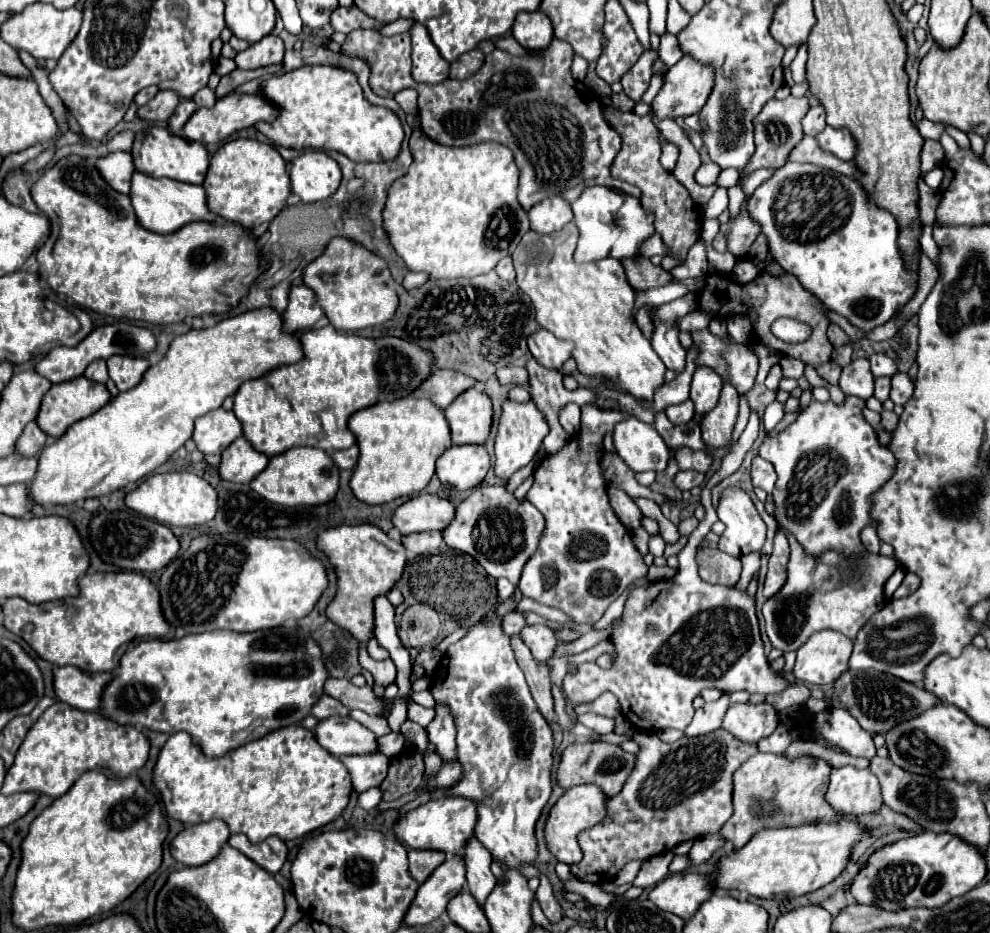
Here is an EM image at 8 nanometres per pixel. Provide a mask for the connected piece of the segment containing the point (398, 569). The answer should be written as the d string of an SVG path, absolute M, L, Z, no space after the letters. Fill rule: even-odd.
M358 524L336 526L320 532L316 538L316 548L328 556L338 578L336 596L326 608L326 618L348 630L356 640L370 640L374 634L372 600L378 594L386 594L396 584L396 580L400 580L406 564L406 552L402 544L390 540L380 528L372 524Z

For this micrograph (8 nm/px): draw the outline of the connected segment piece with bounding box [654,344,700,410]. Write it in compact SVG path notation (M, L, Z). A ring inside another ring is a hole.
M693 344L686 354L687 363L684 372L678 374L672 382L666 382L660 388L656 388L656 394L654 394L654 408L656 410L666 410L668 406L680 404L680 402L684 402L688 398L690 382L692 382L692 376L694 376L696 370L694 362L699 353L700 351Z

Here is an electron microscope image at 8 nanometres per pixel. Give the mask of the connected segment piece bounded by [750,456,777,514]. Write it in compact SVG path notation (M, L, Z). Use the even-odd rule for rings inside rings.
M756 456L752 460L750 474L753 486L762 488L767 492L768 500L766 500L766 510L768 510L768 514L772 514L774 512L774 508L772 508L774 506L772 490L777 480L774 466L770 462L766 462L764 458Z

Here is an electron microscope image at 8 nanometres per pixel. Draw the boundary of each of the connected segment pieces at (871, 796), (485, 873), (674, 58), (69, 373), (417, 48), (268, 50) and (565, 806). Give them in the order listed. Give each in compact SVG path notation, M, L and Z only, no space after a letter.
M854 766L832 768L826 800L848 816L870 814L882 806L876 776L870 770L858 770Z
M474 836L464 846L462 856L464 856L464 864L466 864L468 890L472 892L472 896L482 906L486 896L488 896L488 892L492 892L492 888L496 886L496 878L494 878L494 874L490 870L492 856L484 848L484 844L480 844L480 840L476 840Z
M664 32L660 36L660 48L658 48L659 58L668 66L675 65L683 56L682 51L676 44L676 36L672 36L670 32Z
M120 320L116 324L108 324L108 326L100 326L96 330L92 330L78 346L74 348L68 348L68 346L60 346L60 348L54 348L52 352L48 352L40 362L34 364L34 370L48 378L52 384L60 384L60 382L66 382L66 380L72 380L72 378L78 378L84 374L86 366L98 358L104 358L108 360L112 354L126 354L126 356L148 356L150 352L154 352L156 348L156 338L154 334L148 330L148 328L140 328L140 326L134 326L126 320Z
M412 24L408 30L412 38L412 76L416 82L440 84L450 76L450 64L444 64L440 52L436 52L426 28L422 24Z
M266 36L256 44L250 44L244 52L234 56L236 68L240 70L254 70L270 64L280 64L284 58L284 42L278 36Z
M582 784L576 788L568 788L562 798L552 806L546 826L544 826L544 838L546 838L546 848L550 850L550 854L564 864L576 864L582 858L582 850L578 846L576 836L586 830L592 828L594 824L598 824L606 814L606 796L600 792L600 788L596 788L594 784Z

